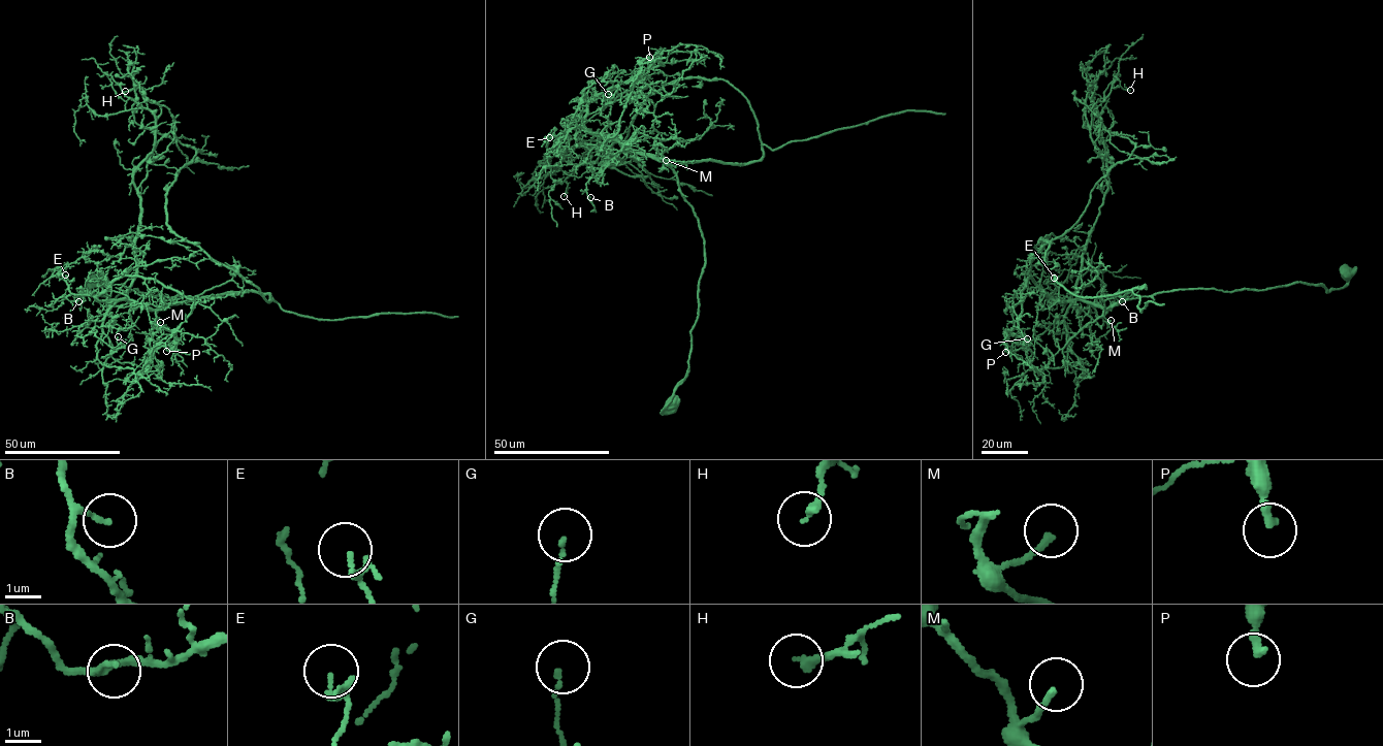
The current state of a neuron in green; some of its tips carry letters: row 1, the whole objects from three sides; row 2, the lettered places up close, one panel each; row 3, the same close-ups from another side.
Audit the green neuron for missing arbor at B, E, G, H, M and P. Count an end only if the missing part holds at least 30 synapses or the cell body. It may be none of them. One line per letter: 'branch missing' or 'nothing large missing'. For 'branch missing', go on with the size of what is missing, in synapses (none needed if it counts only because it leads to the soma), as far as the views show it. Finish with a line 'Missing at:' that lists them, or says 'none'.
B: nothing large missing
E: nothing large missing
G: nothing large missing
H: nothing large missing
M: nothing large missing
P: branch missing; about 35 synapses
Missing at: P

